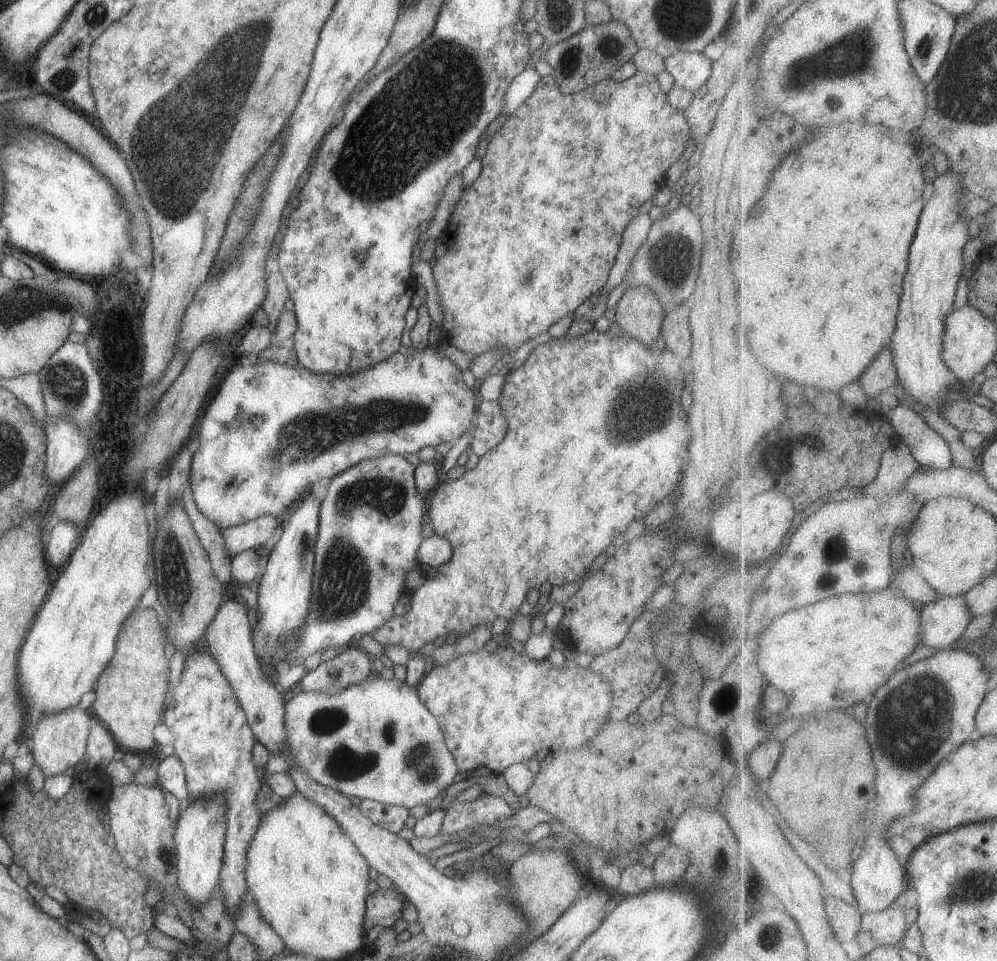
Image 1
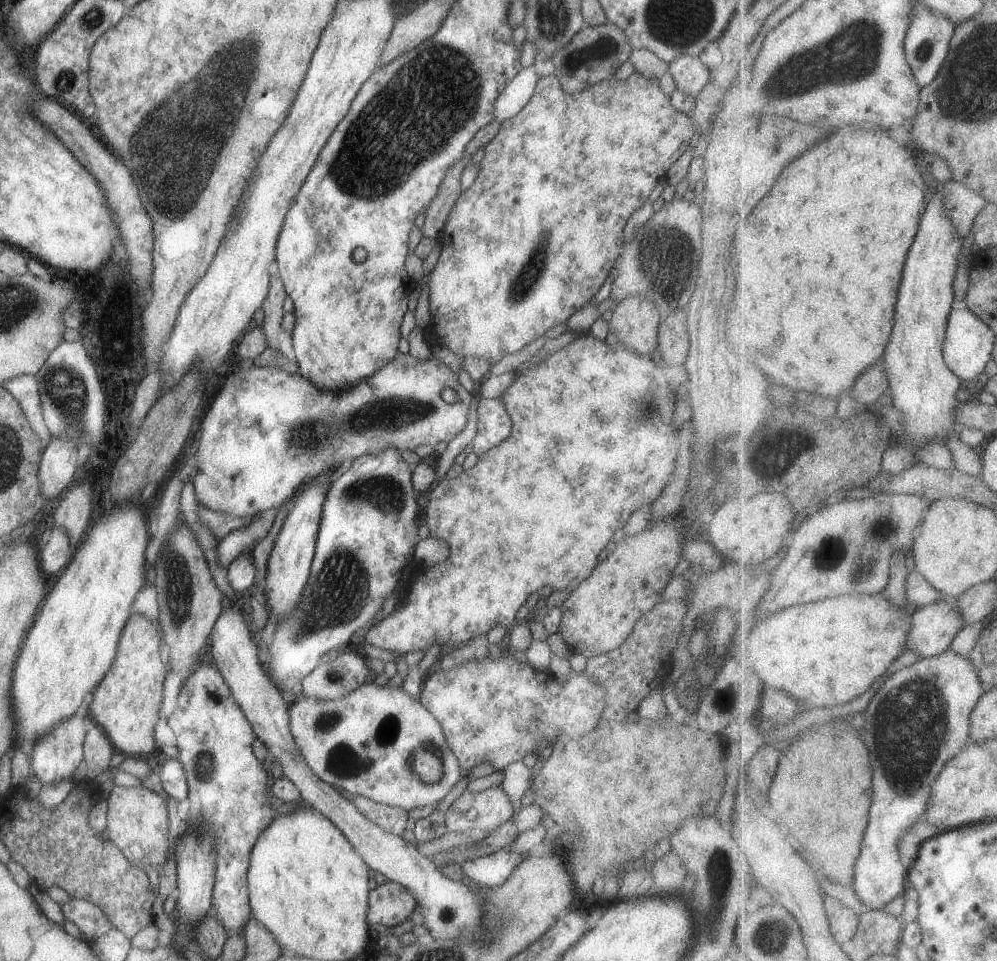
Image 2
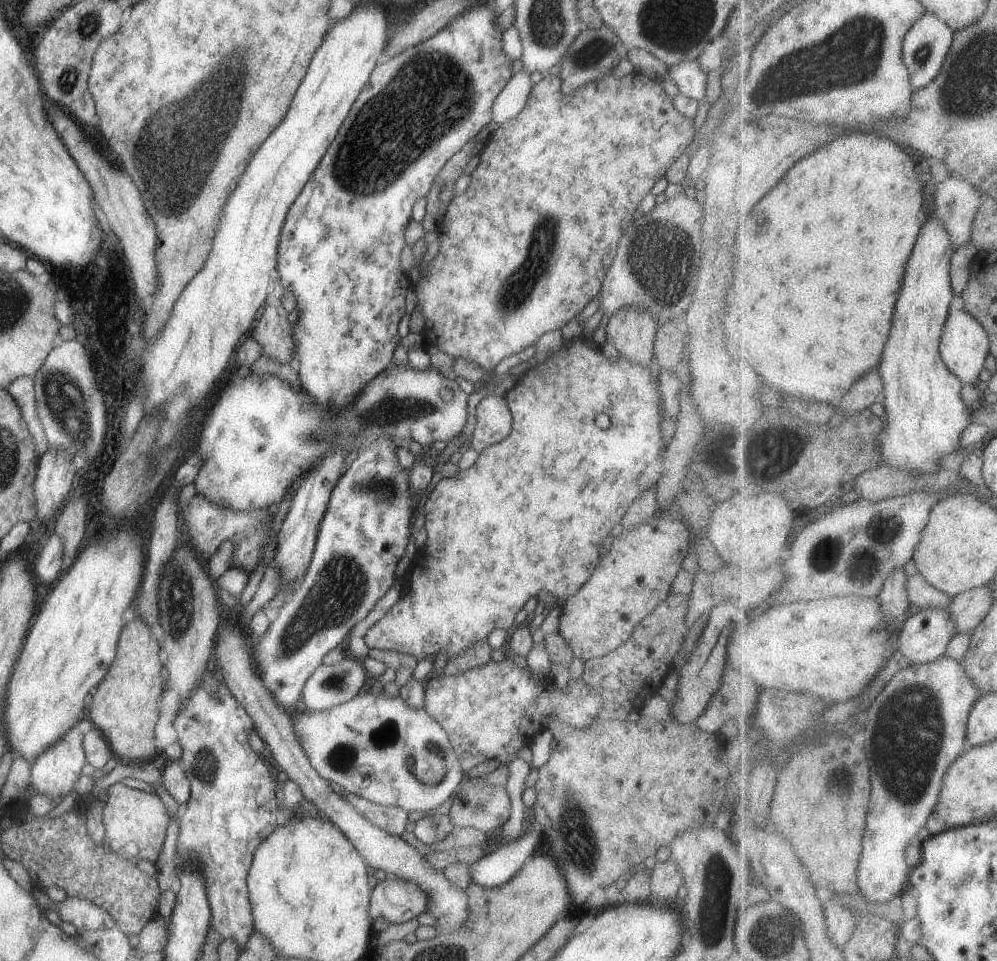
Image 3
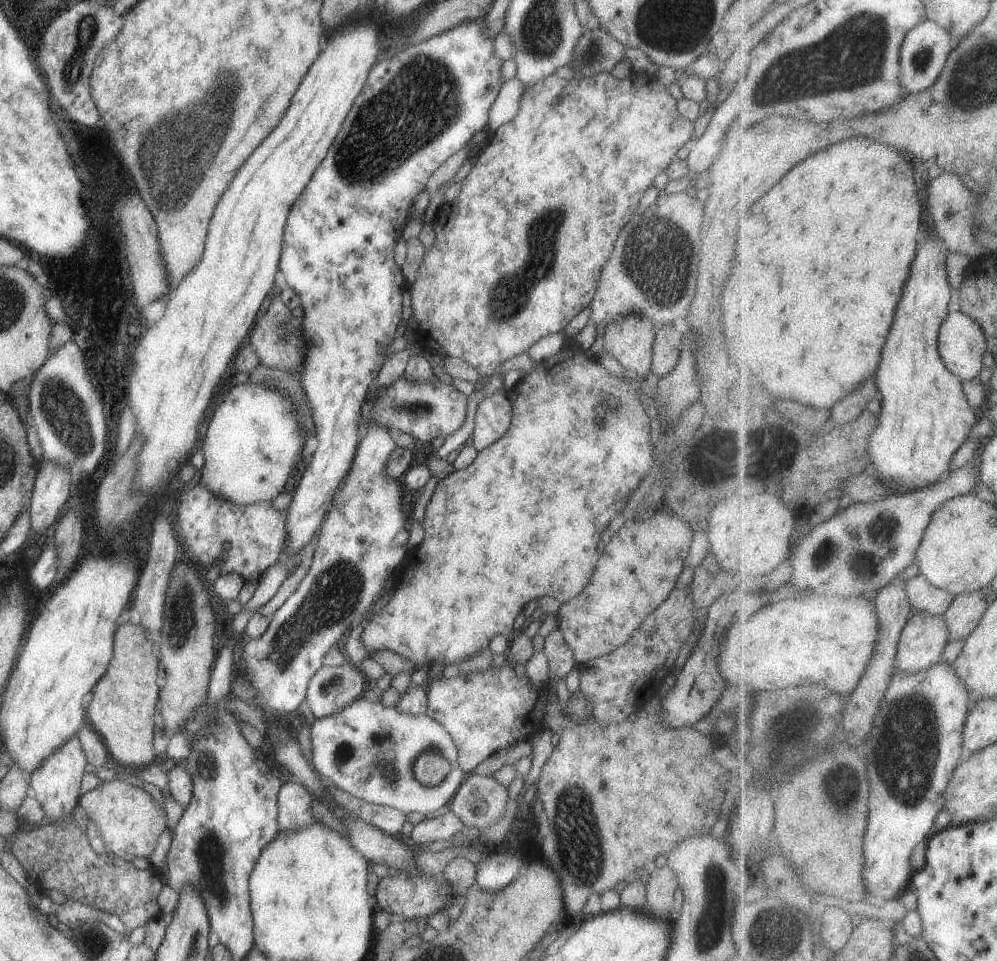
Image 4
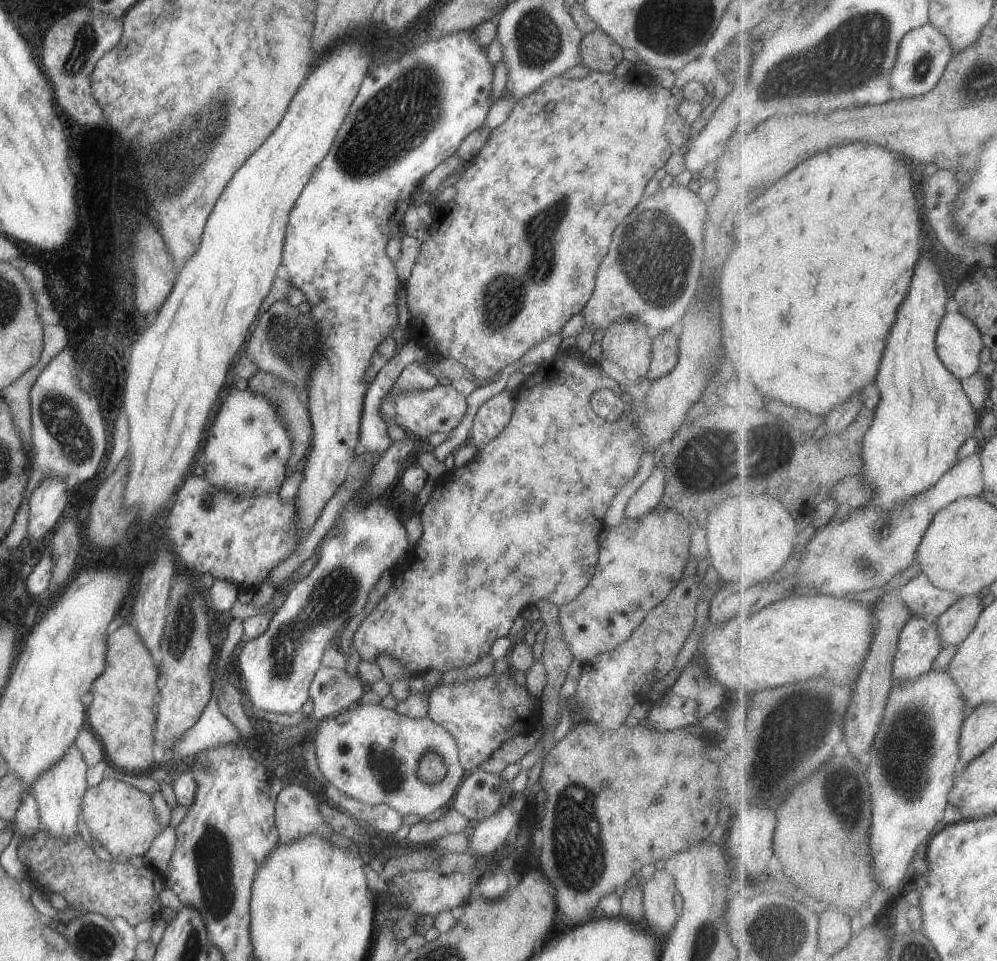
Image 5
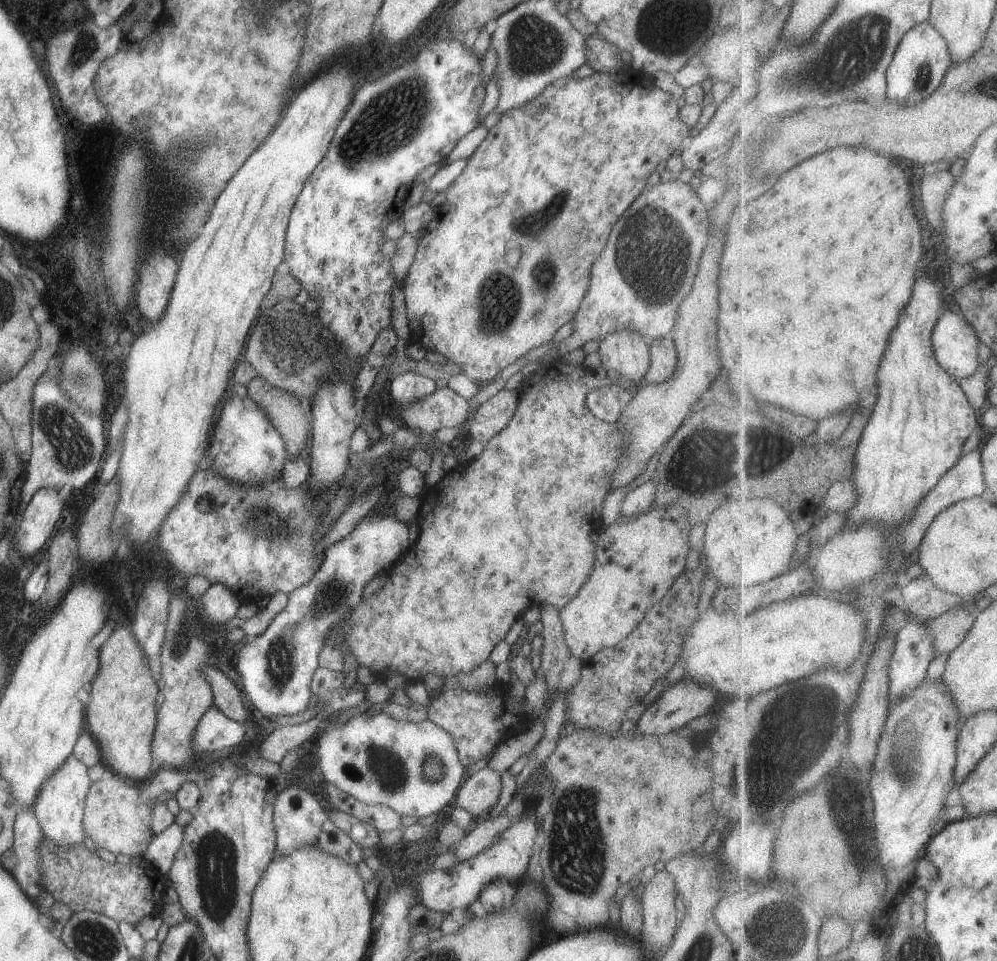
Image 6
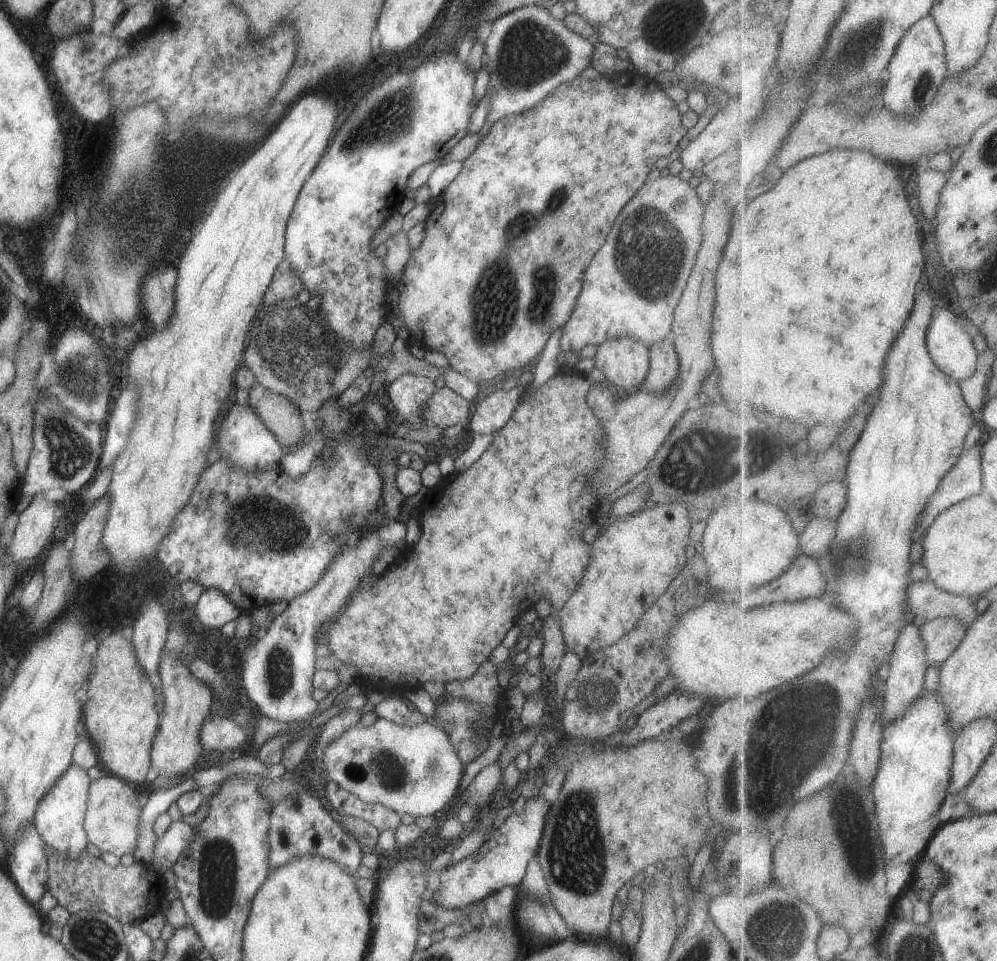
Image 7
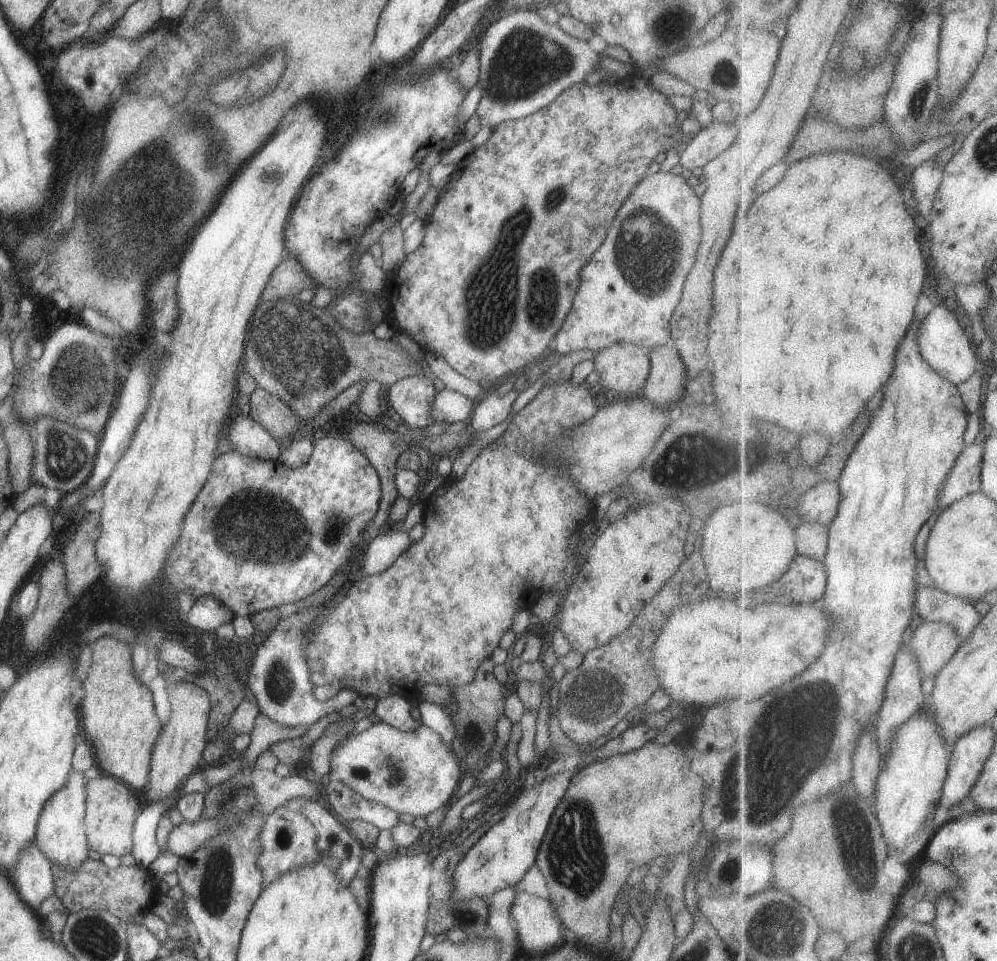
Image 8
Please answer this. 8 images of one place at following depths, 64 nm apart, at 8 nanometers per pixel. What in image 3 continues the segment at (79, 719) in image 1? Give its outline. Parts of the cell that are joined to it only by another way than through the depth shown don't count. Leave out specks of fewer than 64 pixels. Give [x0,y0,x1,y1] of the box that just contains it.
[31,724,87,802]

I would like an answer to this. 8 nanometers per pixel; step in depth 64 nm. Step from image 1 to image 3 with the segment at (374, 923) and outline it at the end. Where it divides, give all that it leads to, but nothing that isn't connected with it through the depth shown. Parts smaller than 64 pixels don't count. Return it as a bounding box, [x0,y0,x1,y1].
[369,875,427,923]

